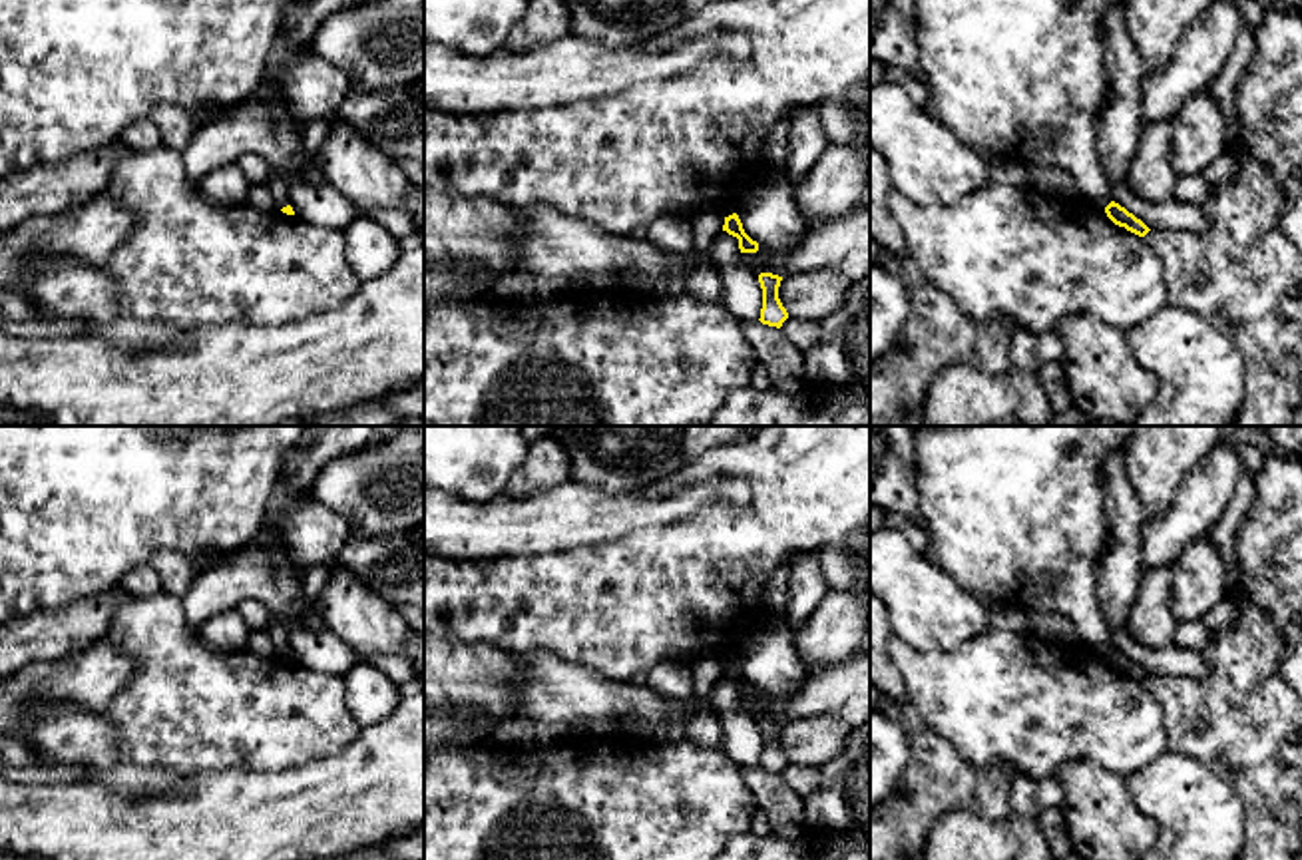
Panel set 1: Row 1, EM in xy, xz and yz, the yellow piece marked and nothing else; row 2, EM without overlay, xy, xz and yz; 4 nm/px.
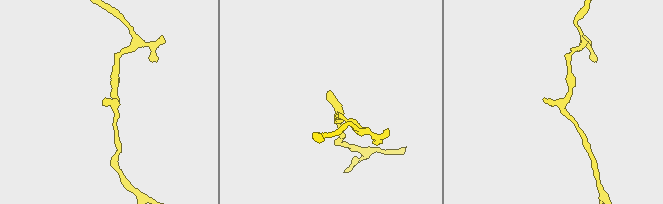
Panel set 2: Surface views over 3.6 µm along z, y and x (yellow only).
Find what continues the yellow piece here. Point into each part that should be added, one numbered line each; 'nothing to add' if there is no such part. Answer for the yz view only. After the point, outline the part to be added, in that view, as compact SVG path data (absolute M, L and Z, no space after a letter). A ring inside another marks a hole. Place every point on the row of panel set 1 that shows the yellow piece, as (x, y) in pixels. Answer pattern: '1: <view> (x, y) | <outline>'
nothing to add

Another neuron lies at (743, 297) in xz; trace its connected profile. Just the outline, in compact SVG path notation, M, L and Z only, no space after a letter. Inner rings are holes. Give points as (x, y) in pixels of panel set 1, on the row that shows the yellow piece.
M721 231L711 247L711 261L721 275L725 297L723 307L739 322L759 322L762 289L759 277L743 263L739 239Z

